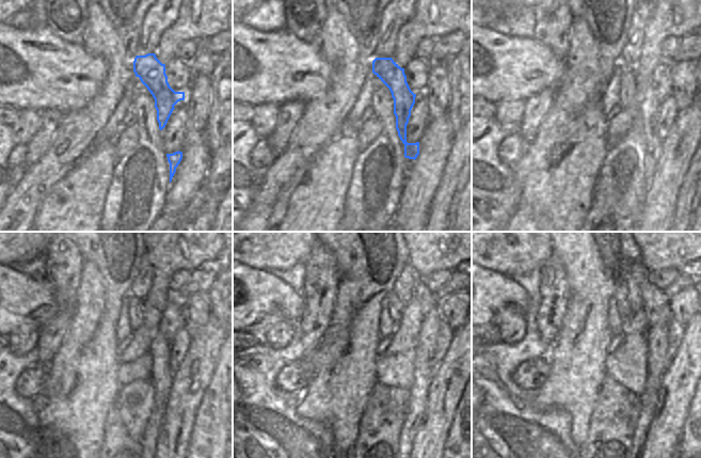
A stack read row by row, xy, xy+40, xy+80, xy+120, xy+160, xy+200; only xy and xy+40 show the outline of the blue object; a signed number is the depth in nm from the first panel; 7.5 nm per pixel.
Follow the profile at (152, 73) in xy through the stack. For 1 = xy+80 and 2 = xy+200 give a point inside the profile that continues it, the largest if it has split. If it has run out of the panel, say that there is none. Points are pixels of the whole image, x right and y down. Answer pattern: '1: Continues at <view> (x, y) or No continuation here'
1: Continues at xy+80 (641, 104)
2: Continues at xy+200 (644, 420)

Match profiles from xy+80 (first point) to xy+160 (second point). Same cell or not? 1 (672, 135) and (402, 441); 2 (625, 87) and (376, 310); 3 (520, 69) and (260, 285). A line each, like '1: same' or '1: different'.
1: different
2: different
3: same

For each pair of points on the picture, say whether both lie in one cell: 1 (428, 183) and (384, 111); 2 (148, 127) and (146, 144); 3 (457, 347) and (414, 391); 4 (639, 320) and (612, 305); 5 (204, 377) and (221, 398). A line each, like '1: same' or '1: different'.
1: different
2: same
3: different
4: different
5: different

